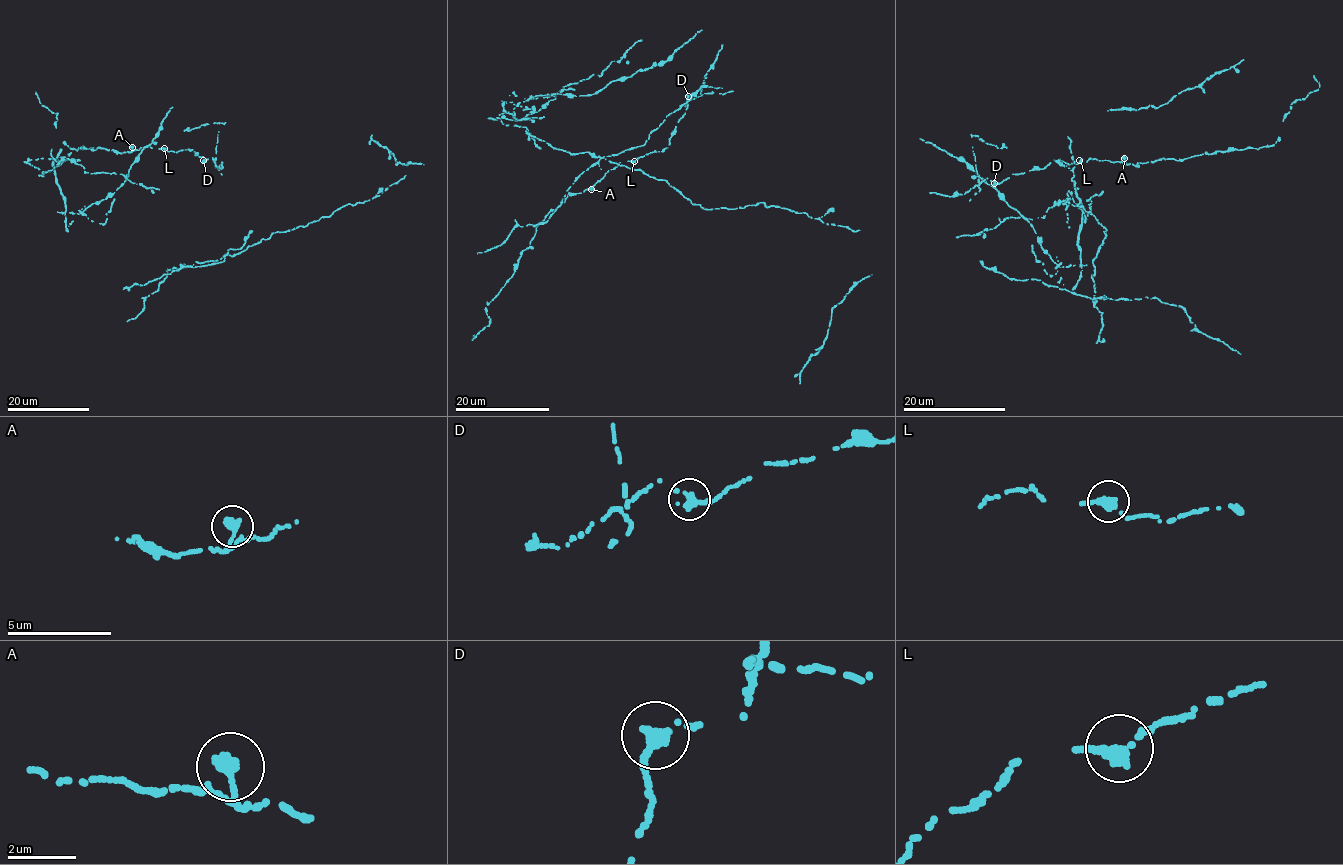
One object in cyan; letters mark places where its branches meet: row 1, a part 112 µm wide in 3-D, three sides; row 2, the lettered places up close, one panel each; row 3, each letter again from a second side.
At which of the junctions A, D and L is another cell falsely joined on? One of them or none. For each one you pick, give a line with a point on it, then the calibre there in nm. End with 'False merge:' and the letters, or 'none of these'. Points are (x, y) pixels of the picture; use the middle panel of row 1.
D: at (688, 96); 340 nm thick
False merge: D

